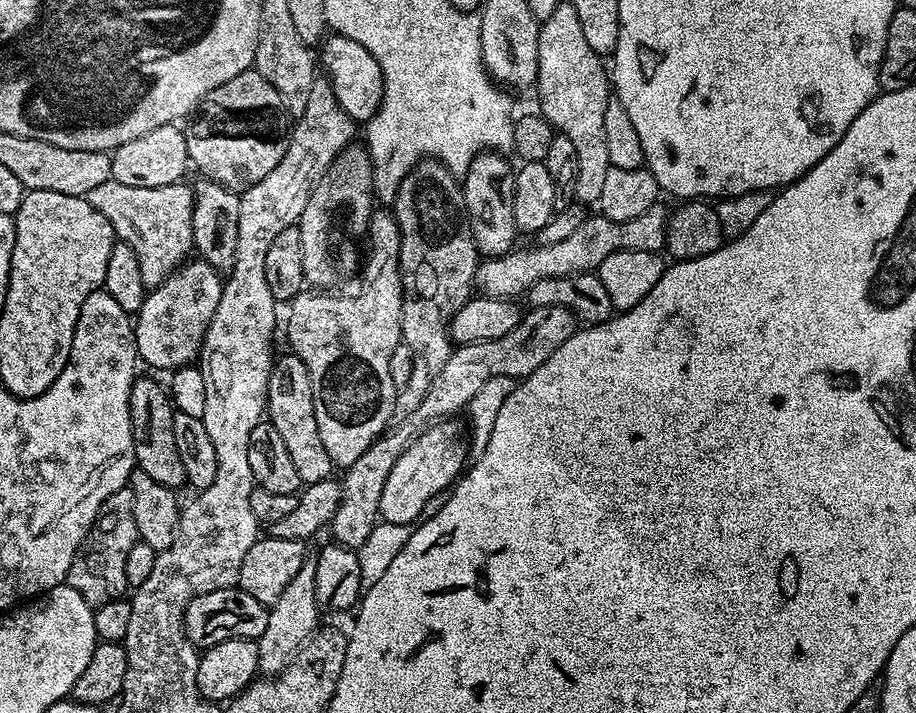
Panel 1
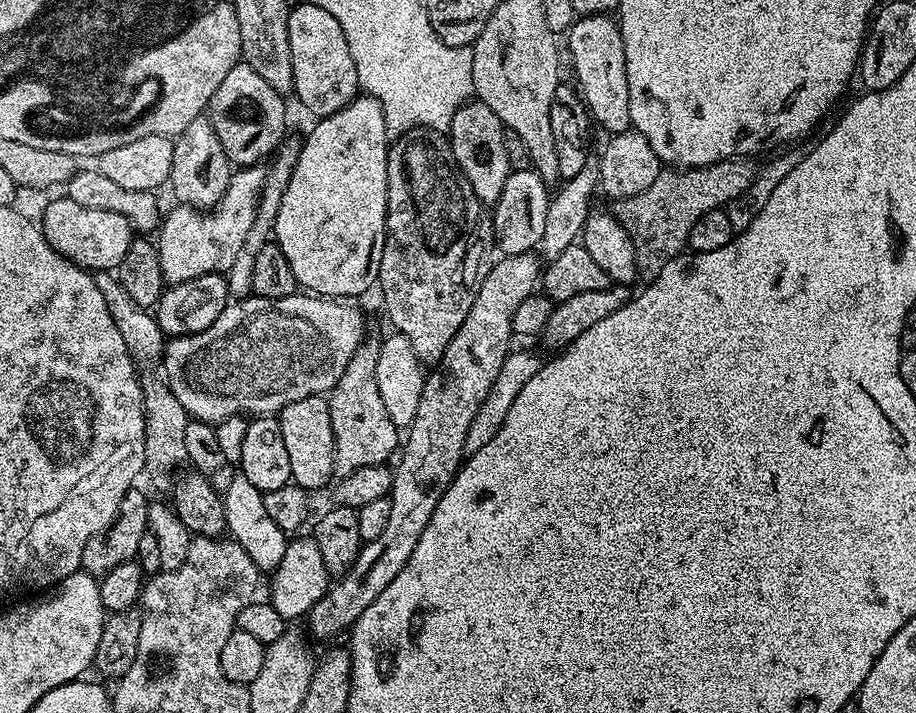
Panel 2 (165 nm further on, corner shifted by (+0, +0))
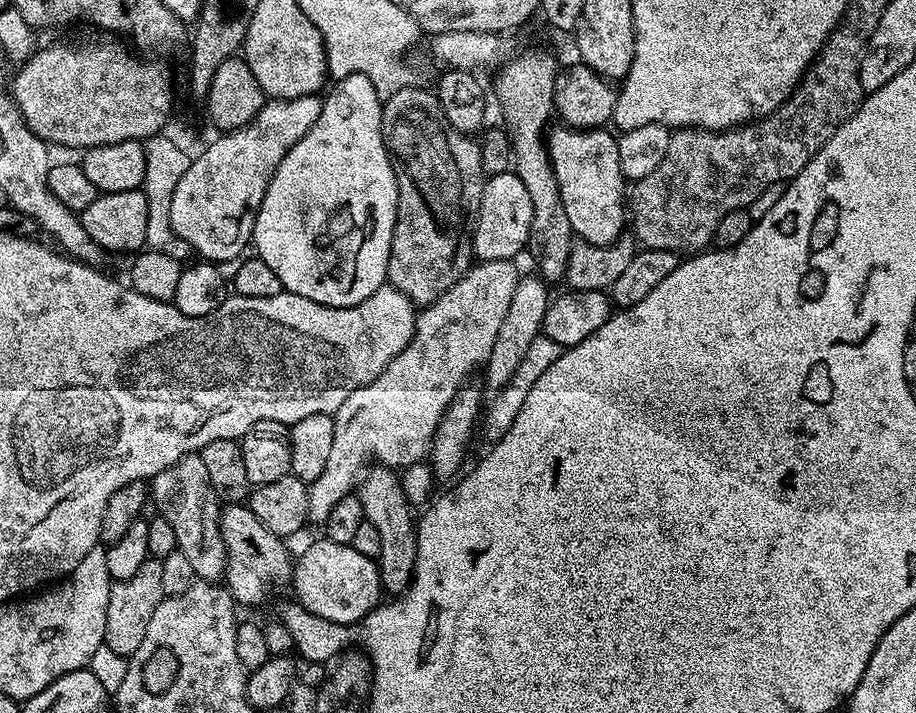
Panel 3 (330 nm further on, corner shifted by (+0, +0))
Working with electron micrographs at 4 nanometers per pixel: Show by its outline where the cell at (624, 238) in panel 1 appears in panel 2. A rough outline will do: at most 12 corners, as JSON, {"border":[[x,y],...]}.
{"border":[[751,159],[662,170],[611,201],[641,281],[689,247],[704,214],[757,174]]}

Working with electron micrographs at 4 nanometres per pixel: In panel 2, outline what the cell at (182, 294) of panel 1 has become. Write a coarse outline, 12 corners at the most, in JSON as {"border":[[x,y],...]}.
{"border":[[233,171],[214,207],[176,206],[158,247],[165,285],[228,273],[264,173]]}

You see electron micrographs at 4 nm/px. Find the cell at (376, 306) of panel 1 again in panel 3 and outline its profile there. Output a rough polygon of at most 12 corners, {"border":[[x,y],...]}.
{"border":[[393,469],[358,484],[364,519],[378,529],[380,586],[395,598],[416,565],[414,508]]}

